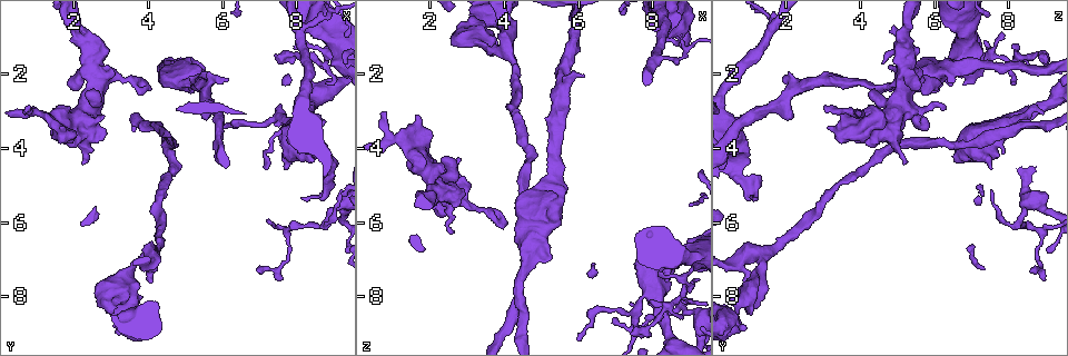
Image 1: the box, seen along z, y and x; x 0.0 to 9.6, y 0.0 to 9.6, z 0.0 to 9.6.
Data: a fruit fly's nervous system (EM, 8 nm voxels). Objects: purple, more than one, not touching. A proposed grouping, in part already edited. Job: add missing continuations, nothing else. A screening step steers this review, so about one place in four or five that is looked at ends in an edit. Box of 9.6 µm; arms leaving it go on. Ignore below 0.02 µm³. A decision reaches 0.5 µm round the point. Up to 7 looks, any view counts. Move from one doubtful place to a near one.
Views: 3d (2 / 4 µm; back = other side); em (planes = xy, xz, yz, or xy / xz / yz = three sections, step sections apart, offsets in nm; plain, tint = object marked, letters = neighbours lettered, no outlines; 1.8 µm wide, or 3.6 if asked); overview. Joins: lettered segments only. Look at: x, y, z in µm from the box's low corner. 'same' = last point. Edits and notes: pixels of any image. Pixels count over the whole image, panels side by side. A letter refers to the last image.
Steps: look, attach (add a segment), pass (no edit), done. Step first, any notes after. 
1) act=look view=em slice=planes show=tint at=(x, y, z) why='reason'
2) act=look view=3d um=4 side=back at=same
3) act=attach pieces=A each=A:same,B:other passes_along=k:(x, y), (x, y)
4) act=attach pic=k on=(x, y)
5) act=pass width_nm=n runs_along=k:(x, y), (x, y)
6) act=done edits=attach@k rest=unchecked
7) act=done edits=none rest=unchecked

act=look view=em slice=xy step=8 show=tint at=(6.15, 2.15, 2.00) why='an open end'

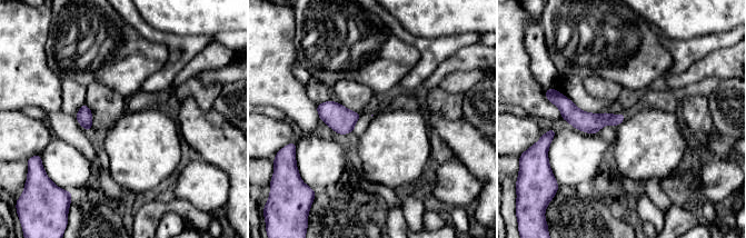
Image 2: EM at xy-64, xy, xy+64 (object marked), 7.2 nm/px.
act=look view=em slice=xy step=8 show=letters at=same

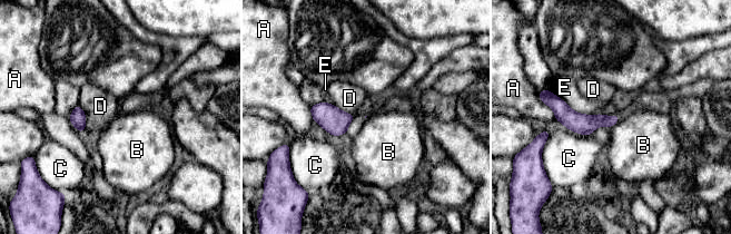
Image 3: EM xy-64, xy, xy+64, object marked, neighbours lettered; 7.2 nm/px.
act=pass longest_contact=E:360nm each=A:other,B:other,C:other,D:other,E:other found='none of them fits'

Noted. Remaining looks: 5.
act=look view=em slice=xz step=16 show=tint at=(0.80, 2.85, 3.00) why='free end'

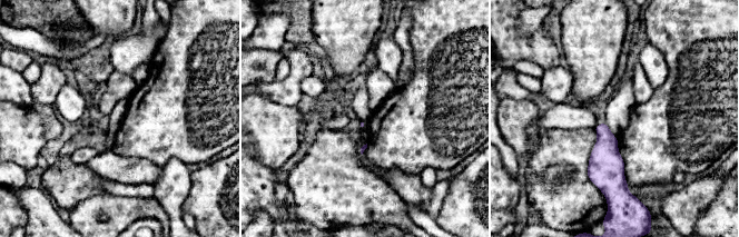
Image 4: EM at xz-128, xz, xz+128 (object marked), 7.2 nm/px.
act=look view=em slice=yz step=4 show=tint at=same

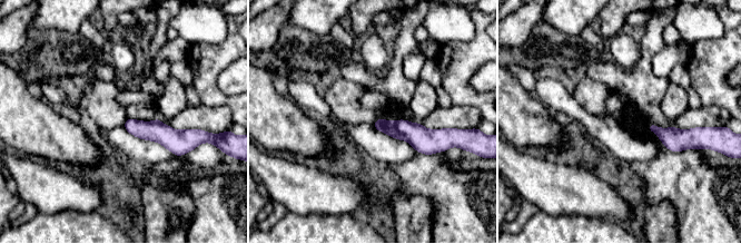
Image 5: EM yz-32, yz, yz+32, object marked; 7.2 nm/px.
act=look view=em slice=yz step=4 show=letters at=same why='see the neighbours'

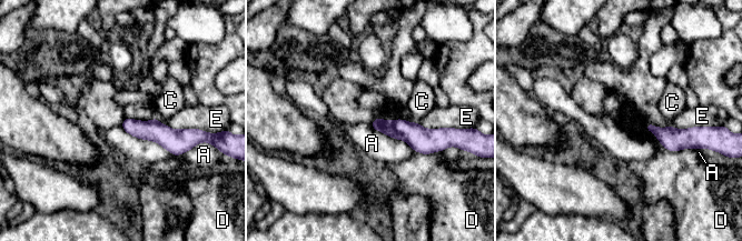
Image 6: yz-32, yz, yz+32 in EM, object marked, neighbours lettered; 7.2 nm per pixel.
act=pass each=A:other,C:other,D:other,E:other border=6:(645, 123), (666, 149), (691, 149) found='none of them fits'

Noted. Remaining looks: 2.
act=done edits=none rest=unchecked

